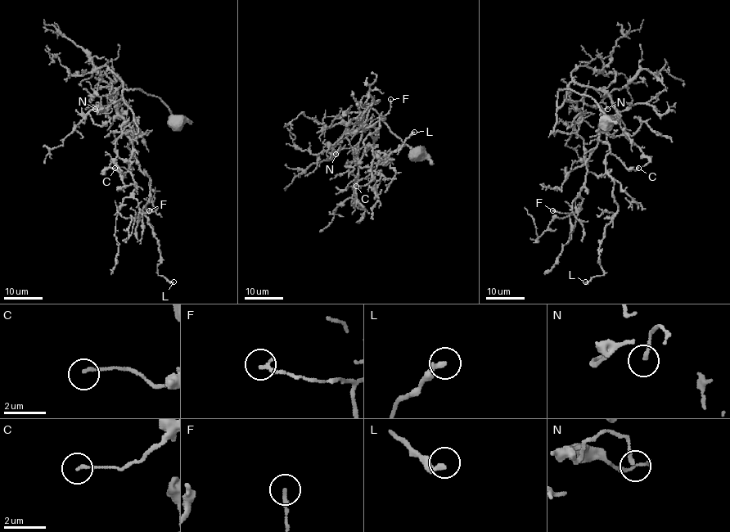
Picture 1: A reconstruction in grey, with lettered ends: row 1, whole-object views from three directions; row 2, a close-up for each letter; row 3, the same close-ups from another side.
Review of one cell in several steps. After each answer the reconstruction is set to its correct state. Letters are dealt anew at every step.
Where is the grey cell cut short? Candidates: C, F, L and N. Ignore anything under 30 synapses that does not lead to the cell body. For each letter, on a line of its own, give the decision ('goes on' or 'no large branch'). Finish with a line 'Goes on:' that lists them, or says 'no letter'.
C: no large branch
F: no large branch
L: no large branch
N: no large branch
Goes on: no letter

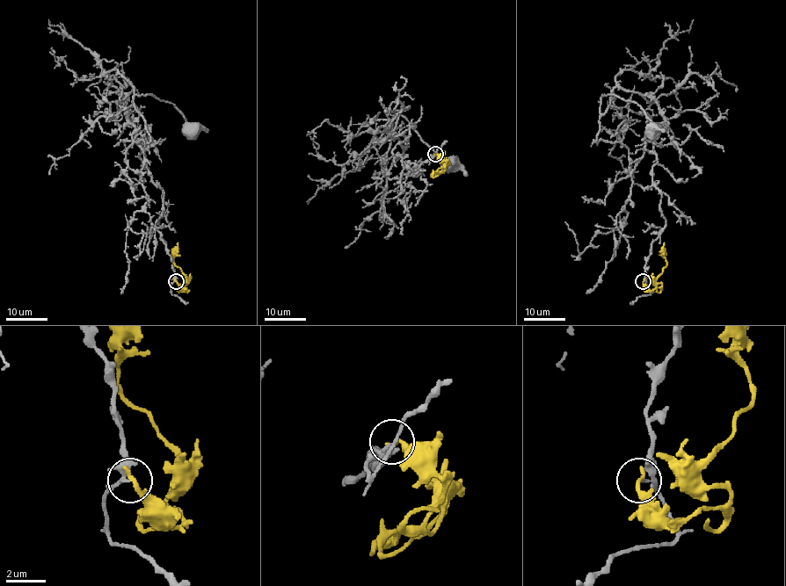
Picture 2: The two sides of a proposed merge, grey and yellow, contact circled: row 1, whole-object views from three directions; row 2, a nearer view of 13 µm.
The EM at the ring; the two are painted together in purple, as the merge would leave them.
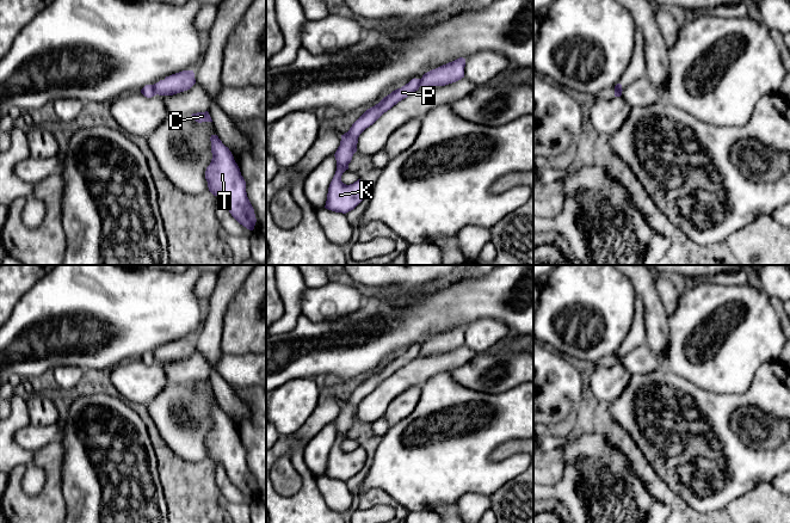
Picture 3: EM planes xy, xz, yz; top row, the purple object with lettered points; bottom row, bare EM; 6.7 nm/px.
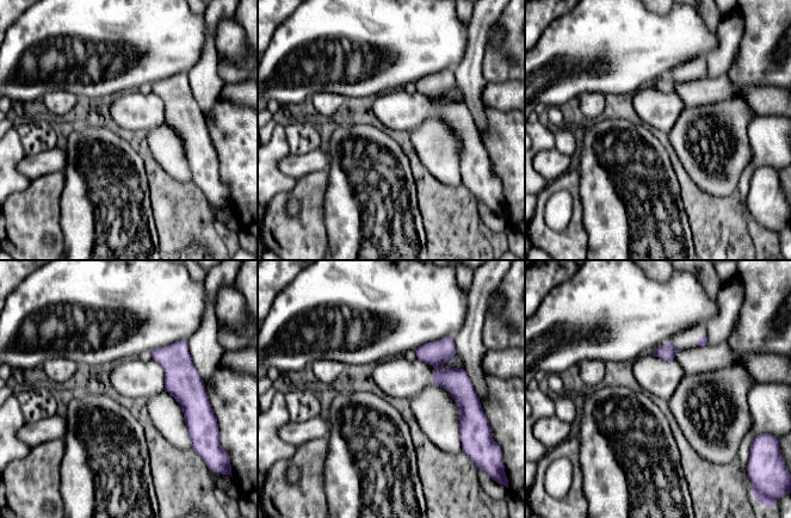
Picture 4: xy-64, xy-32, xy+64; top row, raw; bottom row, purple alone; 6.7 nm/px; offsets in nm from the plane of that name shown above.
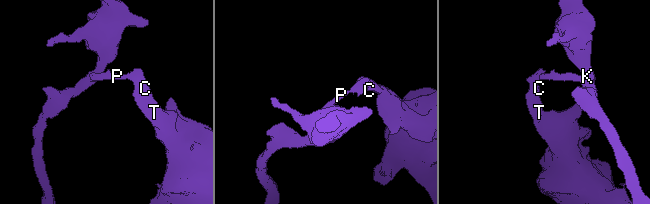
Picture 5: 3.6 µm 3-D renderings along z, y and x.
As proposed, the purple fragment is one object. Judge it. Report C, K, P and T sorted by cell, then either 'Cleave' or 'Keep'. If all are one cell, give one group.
Groups: C T / K P. Cleave

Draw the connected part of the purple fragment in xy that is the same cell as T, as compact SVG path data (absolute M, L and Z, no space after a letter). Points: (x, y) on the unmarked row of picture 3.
M211 402L212 426L205 438L209 459L223 466L232 484L249 498L254 497L257 486L247 464L246 449L228 414L217 402Z

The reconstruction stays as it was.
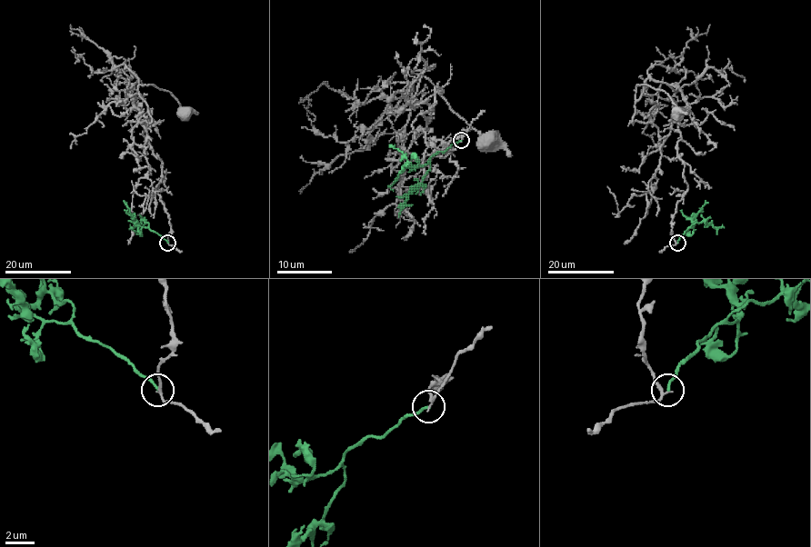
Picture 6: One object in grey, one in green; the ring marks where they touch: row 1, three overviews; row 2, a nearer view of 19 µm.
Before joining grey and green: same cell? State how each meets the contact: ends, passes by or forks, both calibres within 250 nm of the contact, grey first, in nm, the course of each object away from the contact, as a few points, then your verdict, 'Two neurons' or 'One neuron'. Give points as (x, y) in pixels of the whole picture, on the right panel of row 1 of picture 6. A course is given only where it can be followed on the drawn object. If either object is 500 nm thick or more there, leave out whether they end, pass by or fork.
At the ring grey passes by. At the ring green ends. Thickness 150 nm (grey) against 170 nm. Course of grey: (677, 243), (687, 183), (671, 120), (685, 98), (647, 78), (636, 100), (637, 84), (678, 113). Course of green: (677, 243), (685, 231), (694, 225), (693, 218), (705, 200). Two neurons

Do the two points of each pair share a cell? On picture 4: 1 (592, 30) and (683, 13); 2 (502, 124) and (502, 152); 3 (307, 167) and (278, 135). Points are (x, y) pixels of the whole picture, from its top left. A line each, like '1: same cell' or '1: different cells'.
1: same cell
2: same cell
3: different cells

